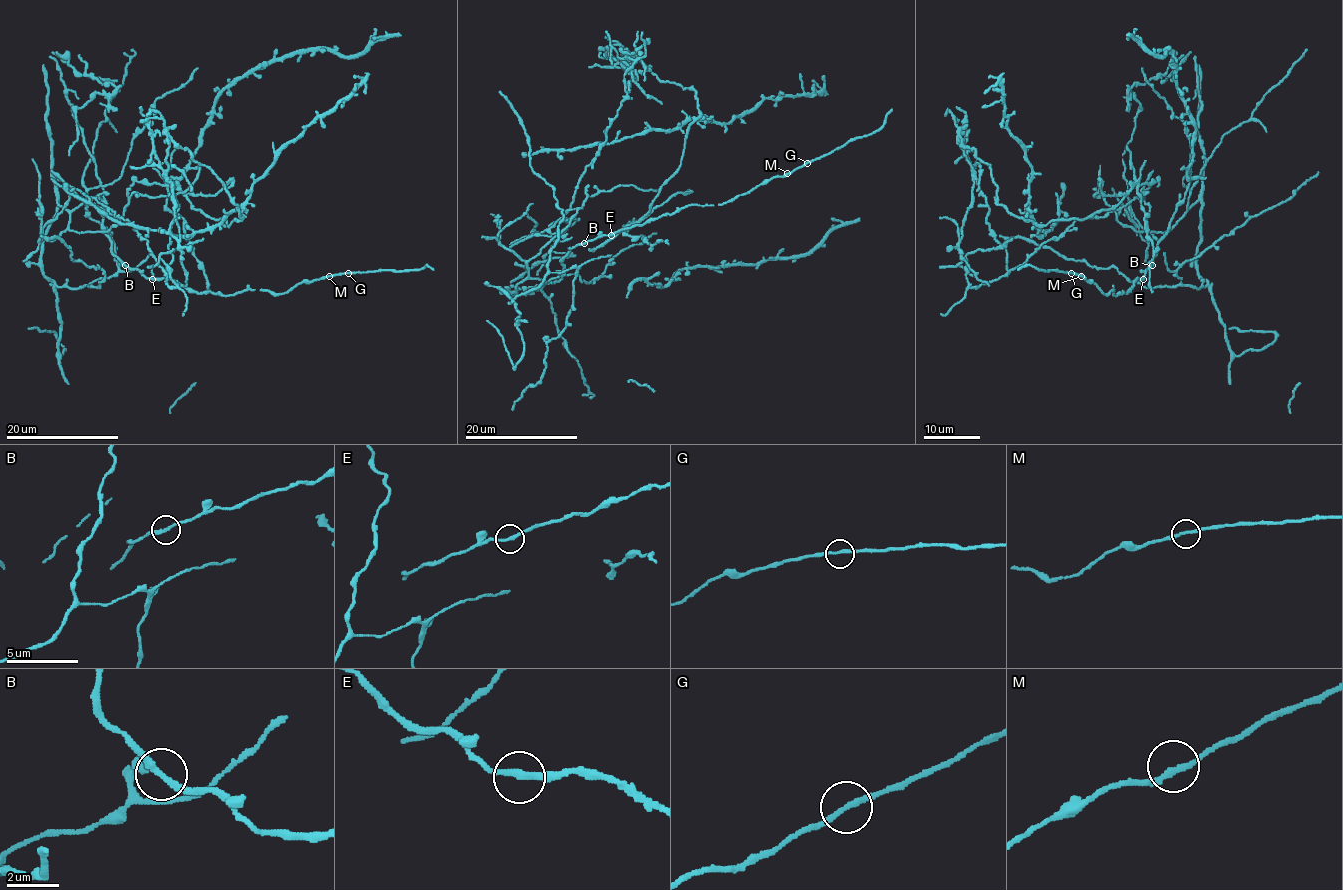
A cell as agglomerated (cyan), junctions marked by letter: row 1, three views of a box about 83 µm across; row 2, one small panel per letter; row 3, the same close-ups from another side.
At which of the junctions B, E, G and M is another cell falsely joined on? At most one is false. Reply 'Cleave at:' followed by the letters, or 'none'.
Cleave at: B

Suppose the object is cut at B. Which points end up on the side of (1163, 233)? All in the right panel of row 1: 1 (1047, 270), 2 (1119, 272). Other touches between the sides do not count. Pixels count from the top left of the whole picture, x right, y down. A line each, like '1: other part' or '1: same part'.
1: other part
2: same part

